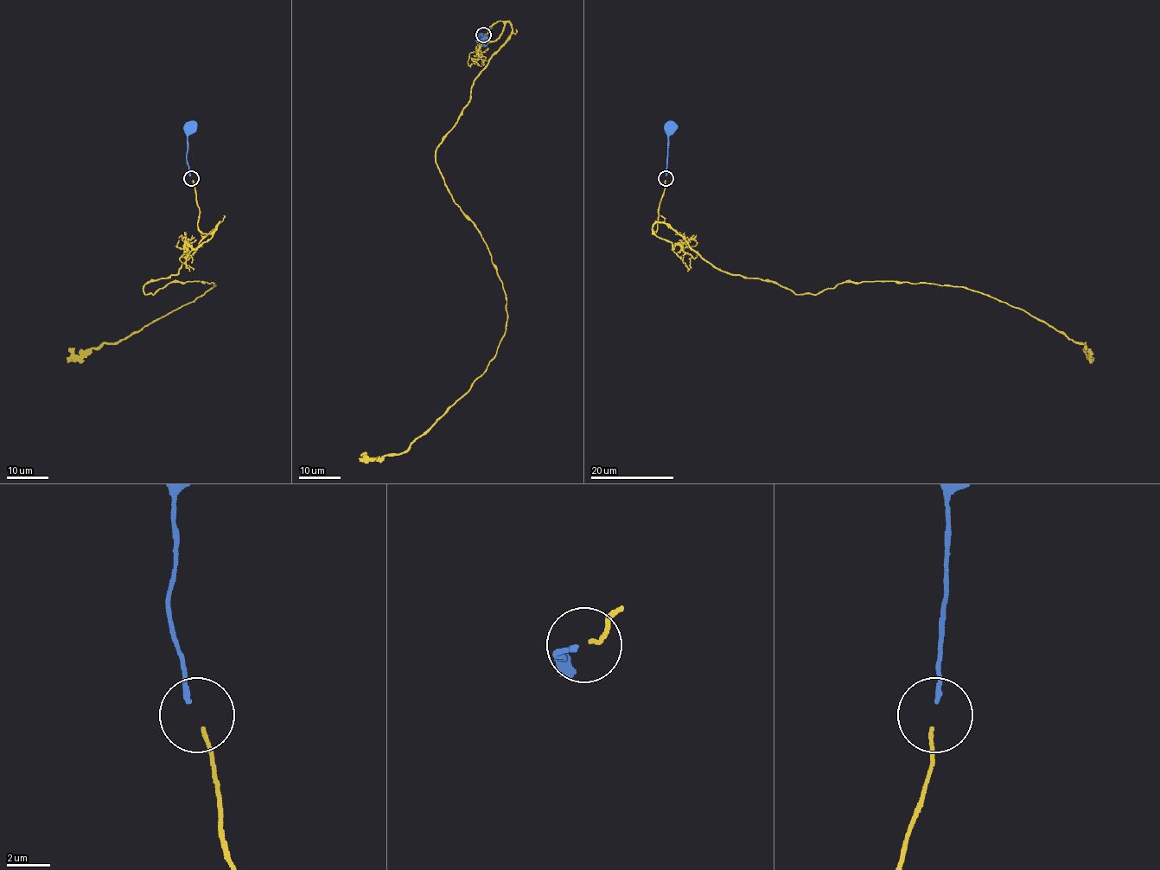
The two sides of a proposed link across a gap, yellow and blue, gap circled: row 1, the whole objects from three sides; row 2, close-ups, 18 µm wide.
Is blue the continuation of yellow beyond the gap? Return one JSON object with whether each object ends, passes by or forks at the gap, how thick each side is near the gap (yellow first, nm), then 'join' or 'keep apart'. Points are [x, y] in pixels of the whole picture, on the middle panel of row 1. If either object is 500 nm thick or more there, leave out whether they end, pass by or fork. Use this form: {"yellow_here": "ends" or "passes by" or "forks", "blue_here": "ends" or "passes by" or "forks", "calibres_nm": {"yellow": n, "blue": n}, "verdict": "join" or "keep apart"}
{"yellow_here": "ends", "blue_here": "ends", "calibres_nm": {"yellow": 160, "blue": 220}, "verdict": "join"}

